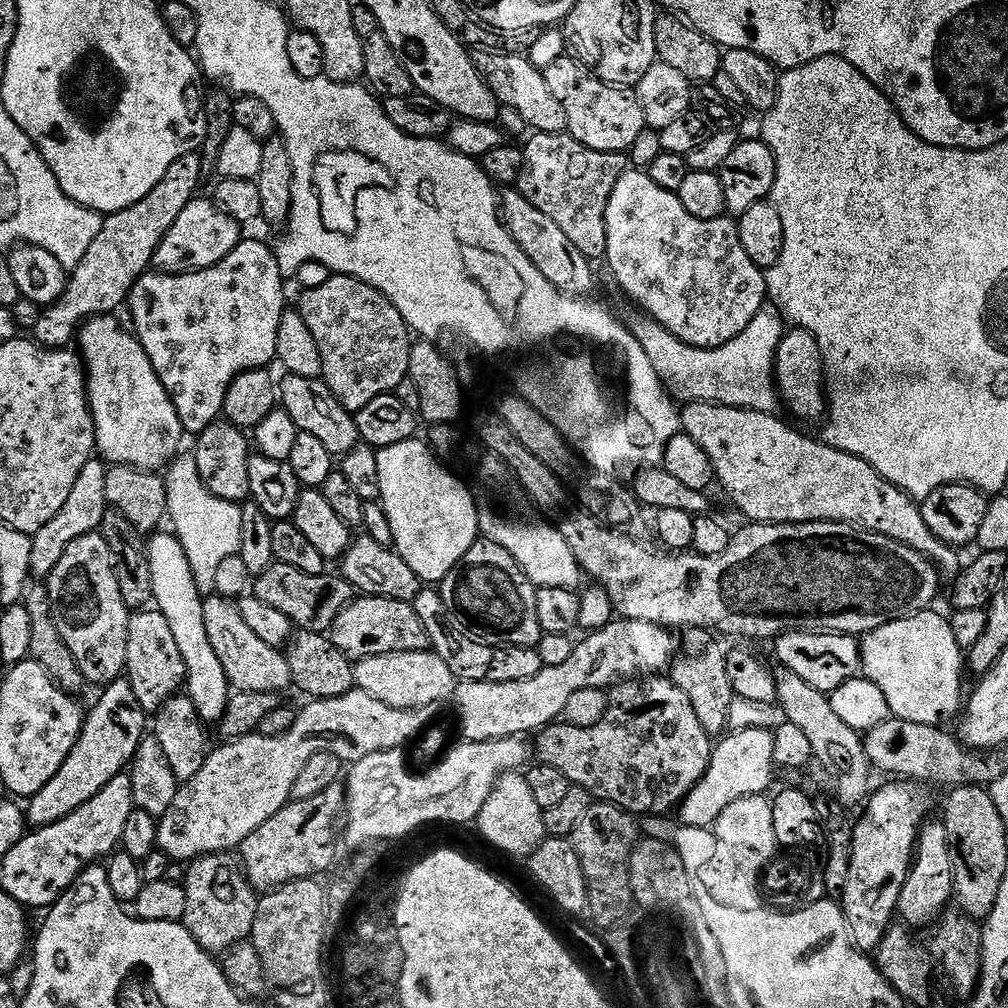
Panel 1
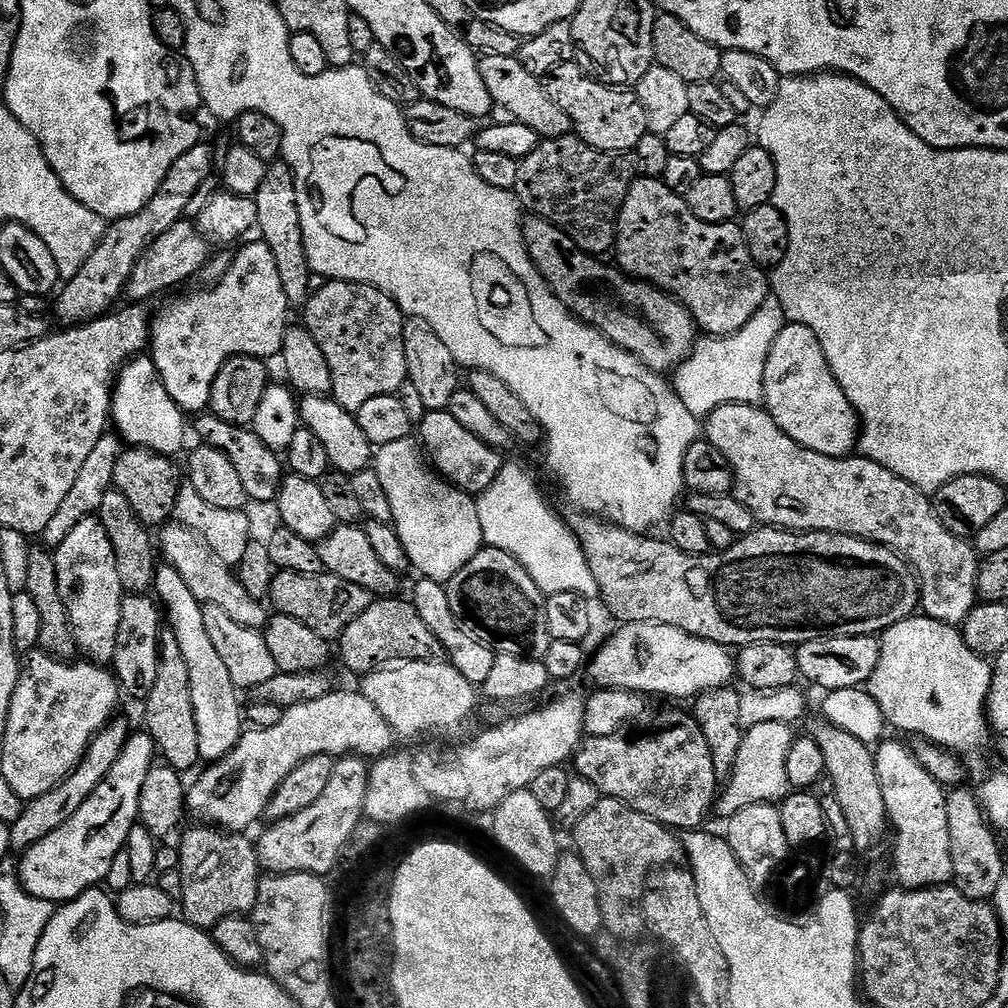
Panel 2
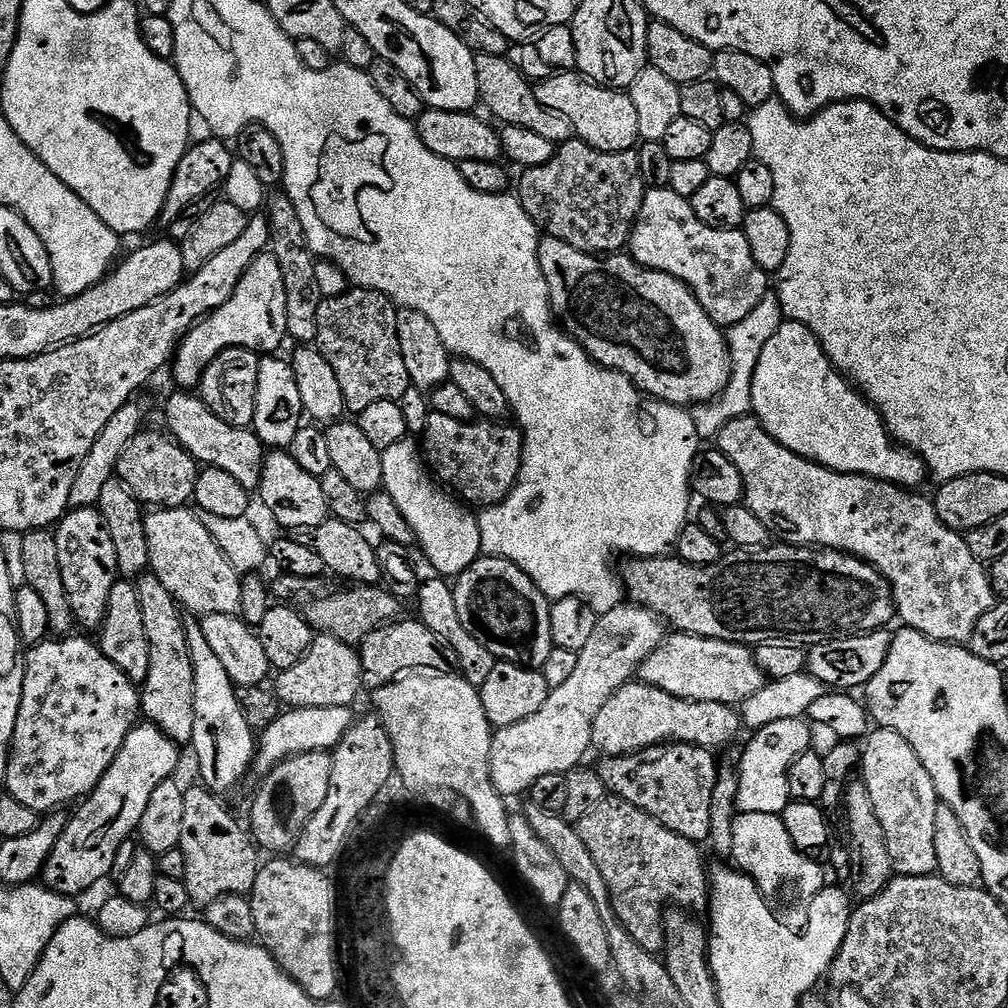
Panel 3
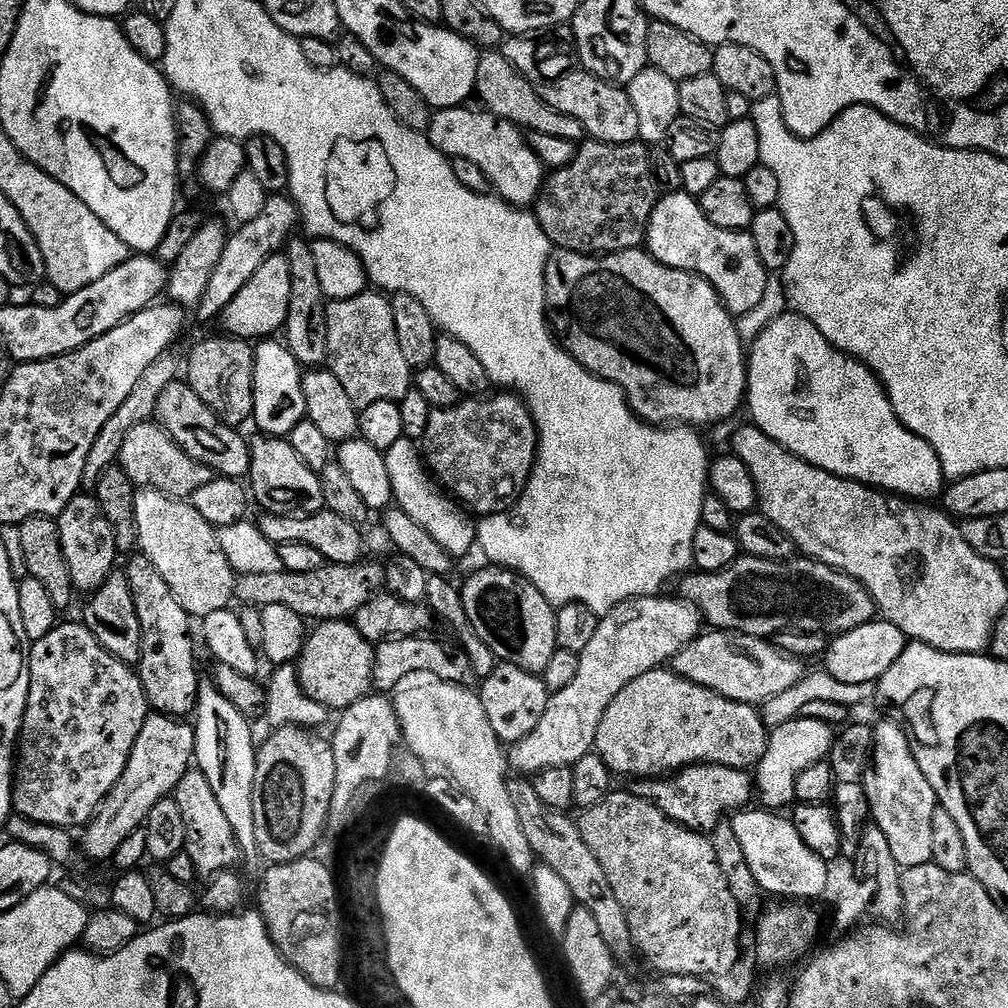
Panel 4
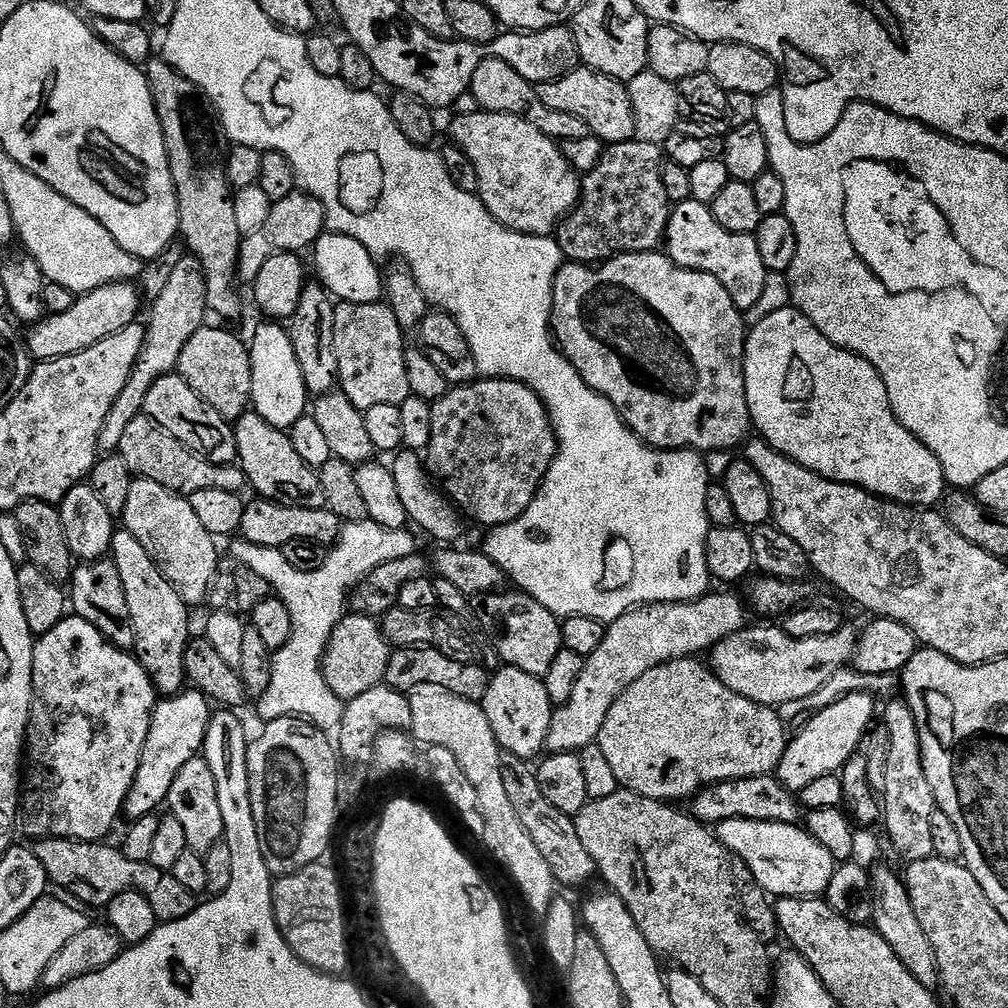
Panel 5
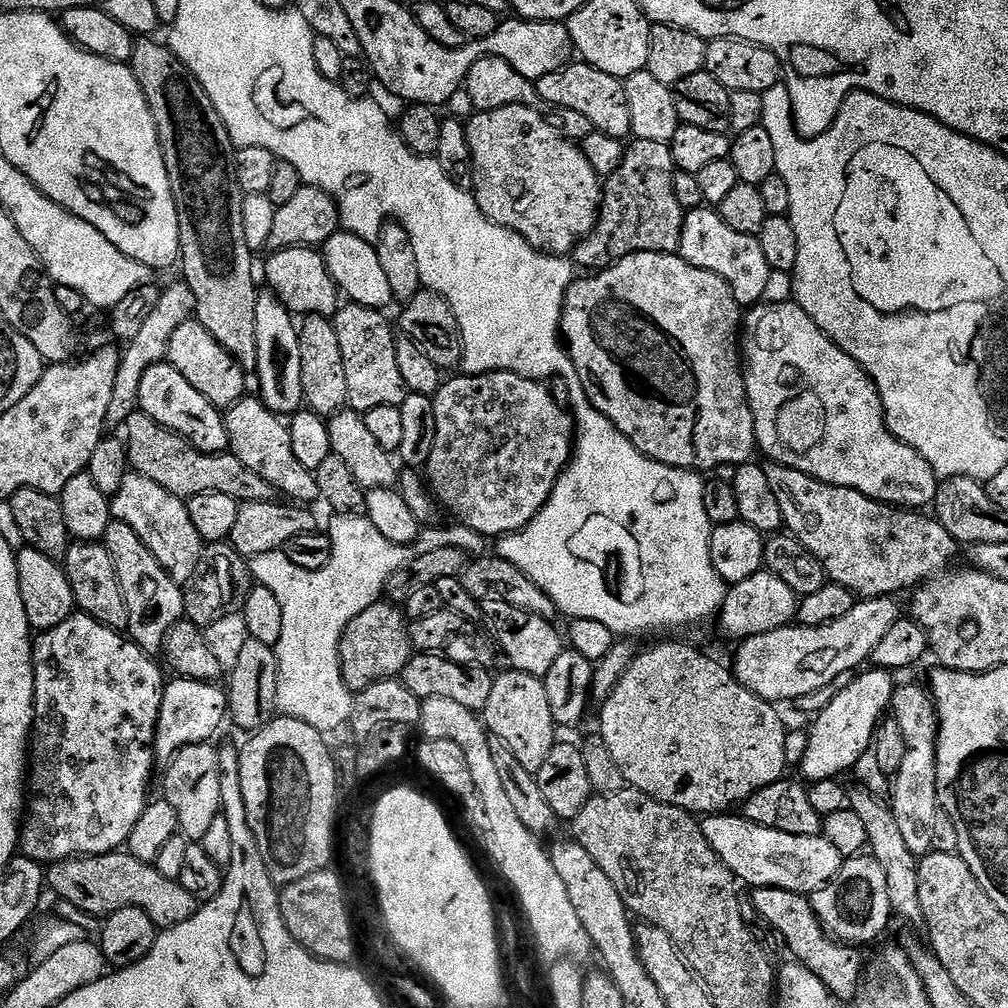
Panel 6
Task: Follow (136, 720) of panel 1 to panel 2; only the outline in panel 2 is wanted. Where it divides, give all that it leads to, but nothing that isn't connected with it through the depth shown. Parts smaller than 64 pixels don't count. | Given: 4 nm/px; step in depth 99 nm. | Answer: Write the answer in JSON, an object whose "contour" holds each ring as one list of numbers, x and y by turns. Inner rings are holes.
{"contour":[[113,718,108,721,106,727,90,742,80,765,54,791,25,803,18,822,11,824,8,830,10,849,13,853,24,853,27,848,34,846,34,842,42,842,46,834,54,834,54,830,58,830,62,822,74,818,74,810,78,810,78,806,82,806,82,802,86,802,86,798,94,794,94,790,104,781,106,774,114,770,114,762,118,762,118,758,124,753,130,735,127,722,120,719]]}

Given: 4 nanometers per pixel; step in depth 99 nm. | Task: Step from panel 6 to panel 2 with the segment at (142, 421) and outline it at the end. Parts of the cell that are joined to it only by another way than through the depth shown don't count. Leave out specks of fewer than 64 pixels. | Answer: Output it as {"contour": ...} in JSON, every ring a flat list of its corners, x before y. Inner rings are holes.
{"contour":[[129,447,121,451,118,462,114,462,115,491,126,496,126,502,134,508,134,514,149,529,156,530,175,517,178,494,182,487,182,472,175,468,169,457,151,452,148,448]]}

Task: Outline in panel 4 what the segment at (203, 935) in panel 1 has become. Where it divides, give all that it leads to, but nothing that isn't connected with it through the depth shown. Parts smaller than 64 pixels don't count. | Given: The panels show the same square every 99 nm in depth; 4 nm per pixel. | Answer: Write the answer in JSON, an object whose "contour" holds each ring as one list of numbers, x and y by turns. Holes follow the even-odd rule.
{"contour":[[198,770,187,772,182,782,178,782,174,798,178,802,178,810,182,810,182,822,186,822,184,851,190,854,190,858,194,858,197,877,207,878,219,872,235,869,240,856,242,857,242,850,238,846,226,813,222,811,222,806,218,806,218,798,210,782,206,782,206,774]]}

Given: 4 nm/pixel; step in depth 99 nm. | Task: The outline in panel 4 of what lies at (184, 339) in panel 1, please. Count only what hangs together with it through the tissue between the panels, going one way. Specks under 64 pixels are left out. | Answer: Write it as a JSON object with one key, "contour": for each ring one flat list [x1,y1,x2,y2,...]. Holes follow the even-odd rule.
{"contour":[[277,254,266,258,262,266,258,266,258,274,242,286,242,290,235,296,234,302,226,306,222,323,223,331,227,335,249,342,259,342,265,338,272,338,283,329,288,311,290,310,290,262,287,255]]}

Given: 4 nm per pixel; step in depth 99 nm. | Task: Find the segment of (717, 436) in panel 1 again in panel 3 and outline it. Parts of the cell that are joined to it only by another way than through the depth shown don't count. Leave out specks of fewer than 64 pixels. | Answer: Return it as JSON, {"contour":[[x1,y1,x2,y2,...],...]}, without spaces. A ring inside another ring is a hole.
{"contour":[[749,414,738,417,728,422,727,425,718,435,718,451,726,454,726,458,730,458,730,462,734,462,734,466,738,466,738,470,744,479,744,499,743,503,747,505,754,515,765,523,773,533,781,532,781,537,791,538,795,543,801,546,819,546,821,548,833,548,839,552,849,552,851,556,856,556,859,560,865,560,868,564,875,566,881,574,892,585,892,591,896,597,896,616,904,619,903,623,909,628,913,628,916,632,921,632,932,637,933,640,944,640,945,638,956,638,960,628,956,624,951,624,948,619,952,620,968,620,974,622,979,618,986,607,986,602,993,599,994,593,991,587,985,586,989,583,990,576,982,567,980,561,974,558,974,554,970,554,970,546,967,539,961,533,956,532,953,528,947,528,938,518,935,503,931,499,928,500,916,490,909,490,900,487,898,484,891,484,889,480,876,480,873,476,862,476,859,472,835,472,826,466,816,464,812,460,802,458,798,454,794,454,790,450,786,450,786,446,782,446,772,435,760,425,760,421,755,415]]}

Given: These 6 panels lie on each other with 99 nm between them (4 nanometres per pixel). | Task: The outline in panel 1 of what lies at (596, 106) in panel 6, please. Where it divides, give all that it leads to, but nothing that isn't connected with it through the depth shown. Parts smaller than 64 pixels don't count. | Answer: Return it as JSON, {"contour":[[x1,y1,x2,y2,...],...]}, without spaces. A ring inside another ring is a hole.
{"contour":[[568,54,550,62,550,66,543,69,543,74,546,86,550,86,554,98,562,102,562,110,566,110,569,136,582,142,582,146,590,146,590,150,627,154,634,146,638,134,642,134,646,127,640,97,635,91,602,82,595,71,585,68]]}

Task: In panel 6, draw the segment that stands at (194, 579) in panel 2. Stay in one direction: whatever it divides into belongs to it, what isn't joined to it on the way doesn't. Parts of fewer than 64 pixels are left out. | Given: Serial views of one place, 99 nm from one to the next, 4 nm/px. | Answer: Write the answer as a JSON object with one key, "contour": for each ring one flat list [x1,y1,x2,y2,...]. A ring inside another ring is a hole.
{"contour":[[130,470,126,478,122,478,118,494,111,496,110,503,112,519,126,522,126,526,130,526,130,530,134,530,134,534,146,542,150,554,162,562,166,574,170,574,174,583,184,586,194,578,206,545,190,518,185,501,170,494,170,490,162,490,158,482,150,482,150,478]]}

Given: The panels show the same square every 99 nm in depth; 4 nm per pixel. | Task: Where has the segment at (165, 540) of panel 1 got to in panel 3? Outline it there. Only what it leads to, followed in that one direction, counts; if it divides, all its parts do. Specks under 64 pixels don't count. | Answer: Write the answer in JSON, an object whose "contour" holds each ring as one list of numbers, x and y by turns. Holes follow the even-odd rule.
{"contour":[[199,623,187,625,188,645,192,651,194,666,194,738,191,751,196,751,196,760,200,763,200,776,203,787,210,792,225,794,240,784,240,779,253,767,257,737,254,729,248,725,242,706,236,697,236,685,232,683,230,674,226,674,226,666,218,659,218,654,210,650,210,642,206,642,206,634,202,634]]}

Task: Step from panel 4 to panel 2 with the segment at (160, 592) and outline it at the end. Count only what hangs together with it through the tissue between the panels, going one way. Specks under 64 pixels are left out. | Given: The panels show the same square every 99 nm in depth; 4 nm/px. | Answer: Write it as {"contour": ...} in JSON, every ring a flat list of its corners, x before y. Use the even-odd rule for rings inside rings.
{"contour":[[170,630,160,633,158,678,143,708,143,727,156,744,156,751,163,763,181,774,187,774,195,764,201,763,198,750,198,718,194,714,194,698,190,694,190,674,186,674,186,661,182,659,182,650,178,650,178,638,174,638]]}

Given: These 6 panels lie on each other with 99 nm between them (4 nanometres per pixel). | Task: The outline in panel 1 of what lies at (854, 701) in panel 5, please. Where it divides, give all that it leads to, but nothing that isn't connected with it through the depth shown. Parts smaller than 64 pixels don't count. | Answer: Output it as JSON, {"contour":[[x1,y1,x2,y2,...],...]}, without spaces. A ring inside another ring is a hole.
{"contour":[[738,730,725,735,713,747,710,766,706,774,690,790,690,794,678,809,679,823,683,826,712,828,718,814,742,798,765,795,772,784,772,775,778,769,774,758,774,738,769,730]]}

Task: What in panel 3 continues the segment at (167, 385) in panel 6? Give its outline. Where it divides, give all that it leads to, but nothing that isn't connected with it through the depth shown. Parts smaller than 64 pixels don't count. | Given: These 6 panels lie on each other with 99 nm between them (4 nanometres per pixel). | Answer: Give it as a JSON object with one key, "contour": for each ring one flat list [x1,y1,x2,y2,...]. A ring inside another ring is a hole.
{"contour":[[176,390,173,393,173,396,164,404,164,420,168,423,169,429,167,428,167,431,172,439,177,444,181,444,196,459,197,464,217,468,218,470,226,470,226,474,230,474,236,479,247,492,255,493,262,482,262,466,266,455,266,446,256,437,255,431,252,428,239,428,222,422,222,418,215,416,204,405,204,401,200,399,199,395,193,394,191,391]]}

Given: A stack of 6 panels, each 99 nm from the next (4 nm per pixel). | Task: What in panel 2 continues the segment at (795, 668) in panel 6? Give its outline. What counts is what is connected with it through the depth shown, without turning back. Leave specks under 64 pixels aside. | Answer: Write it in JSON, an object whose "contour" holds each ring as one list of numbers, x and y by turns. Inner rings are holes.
{"contour":[[625,624,617,627,617,632,601,646,596,652,596,657,591,657,590,663,587,665,586,673,590,679,596,683,597,689,601,688,621,688,623,692,639,692,645,697,651,696,669,696,672,700,688,700,701,696,703,692,713,692,716,688,727,688,733,683,734,680,734,656,731,651,723,644,715,644,709,640,703,640,697,636,686,634,682,630,678,630,674,626,666,626,665,624]]}

